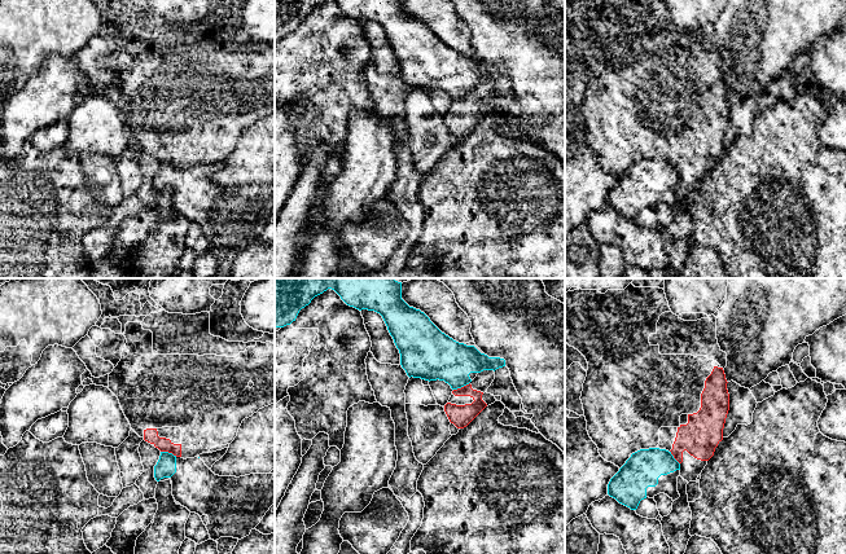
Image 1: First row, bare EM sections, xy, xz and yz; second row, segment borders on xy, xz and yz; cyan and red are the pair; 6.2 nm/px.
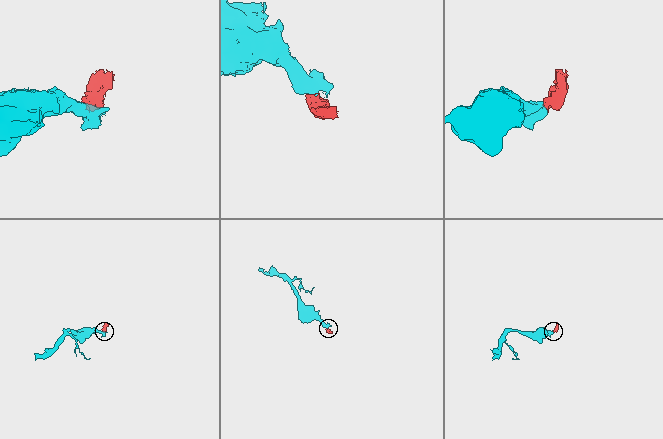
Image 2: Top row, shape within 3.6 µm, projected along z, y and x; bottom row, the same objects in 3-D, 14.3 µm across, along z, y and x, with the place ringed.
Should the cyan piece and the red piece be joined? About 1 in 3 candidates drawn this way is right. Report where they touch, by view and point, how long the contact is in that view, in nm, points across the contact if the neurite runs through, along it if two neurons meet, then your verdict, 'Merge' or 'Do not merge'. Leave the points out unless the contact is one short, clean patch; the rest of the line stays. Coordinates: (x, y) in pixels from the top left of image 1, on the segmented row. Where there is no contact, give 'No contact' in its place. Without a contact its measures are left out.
Touches cyan at xz (461, 386). Shared border 120 nm. Boundary: xz (469, 382), (454, 390). Do not merge

